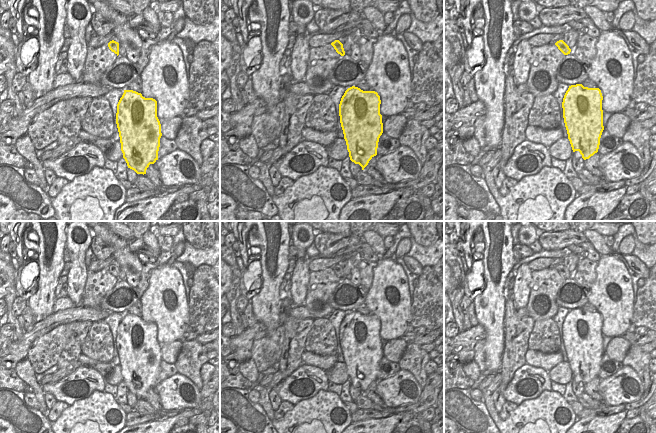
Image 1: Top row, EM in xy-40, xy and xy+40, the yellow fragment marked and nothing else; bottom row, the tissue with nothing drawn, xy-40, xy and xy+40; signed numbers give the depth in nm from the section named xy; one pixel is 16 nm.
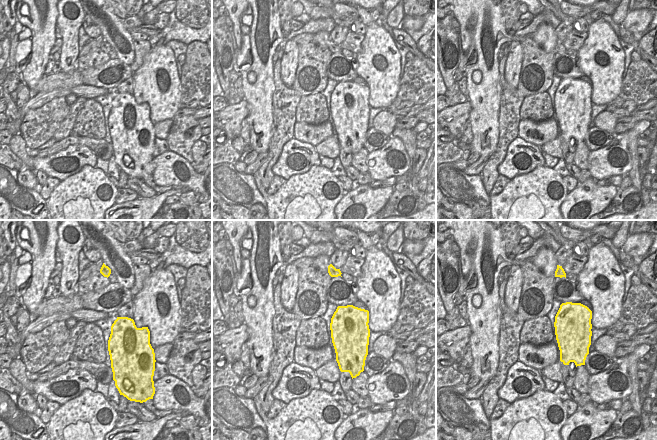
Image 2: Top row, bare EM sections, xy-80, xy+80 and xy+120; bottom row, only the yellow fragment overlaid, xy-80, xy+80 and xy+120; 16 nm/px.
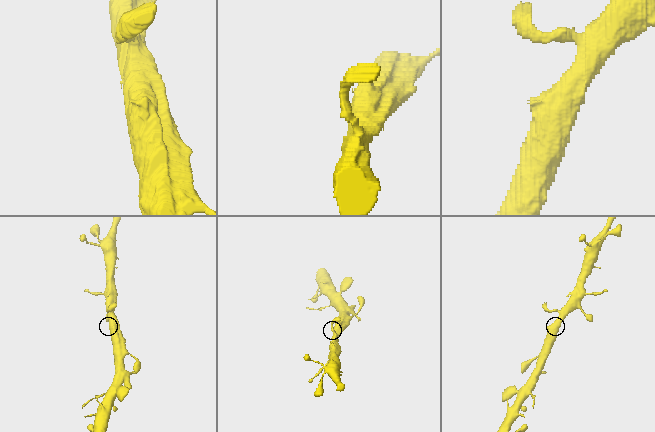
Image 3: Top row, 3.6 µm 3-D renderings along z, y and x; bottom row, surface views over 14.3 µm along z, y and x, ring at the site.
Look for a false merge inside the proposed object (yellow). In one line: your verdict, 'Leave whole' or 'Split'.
Leave whole

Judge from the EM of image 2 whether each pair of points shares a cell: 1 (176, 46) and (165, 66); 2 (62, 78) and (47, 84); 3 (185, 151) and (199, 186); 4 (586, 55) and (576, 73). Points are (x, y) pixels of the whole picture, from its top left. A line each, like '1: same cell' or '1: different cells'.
1: different cells
2: same cell
3: different cells
4: different cells

